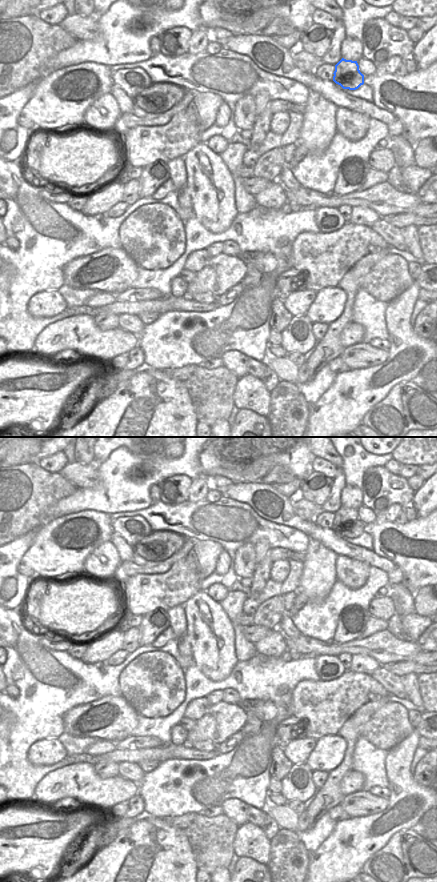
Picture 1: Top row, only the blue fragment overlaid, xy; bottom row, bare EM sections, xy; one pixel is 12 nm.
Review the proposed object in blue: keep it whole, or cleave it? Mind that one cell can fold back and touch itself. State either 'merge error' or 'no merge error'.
merge error

